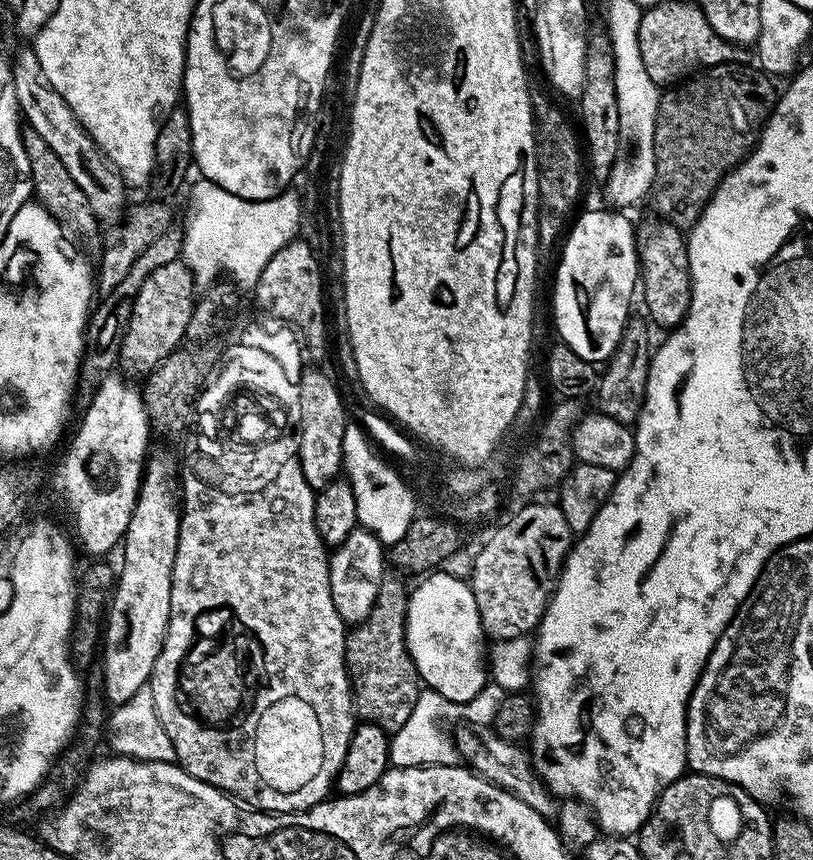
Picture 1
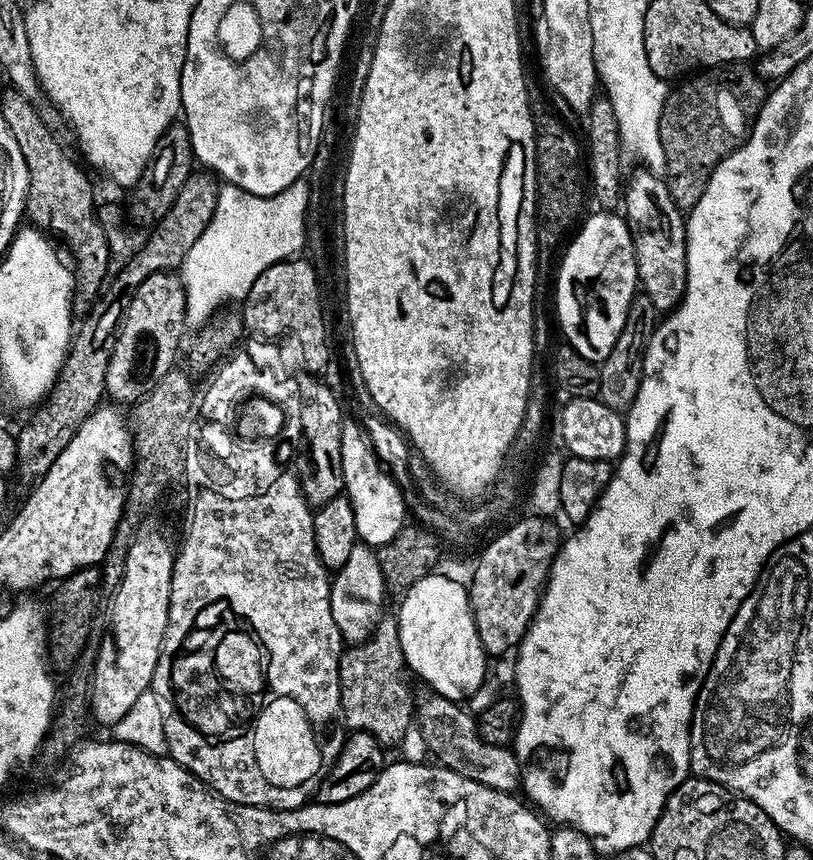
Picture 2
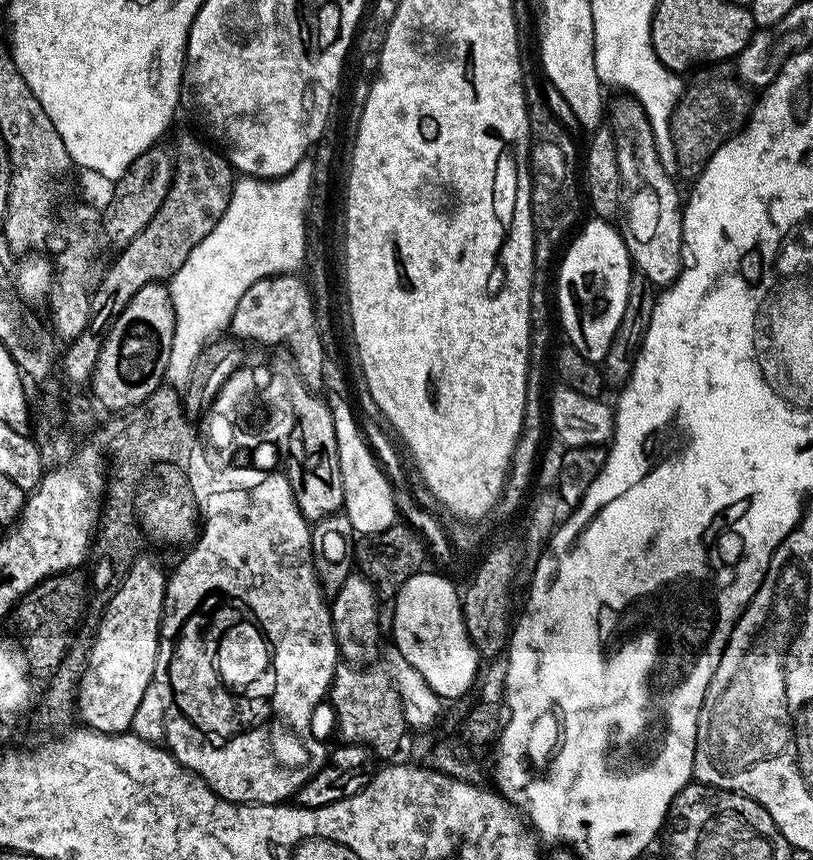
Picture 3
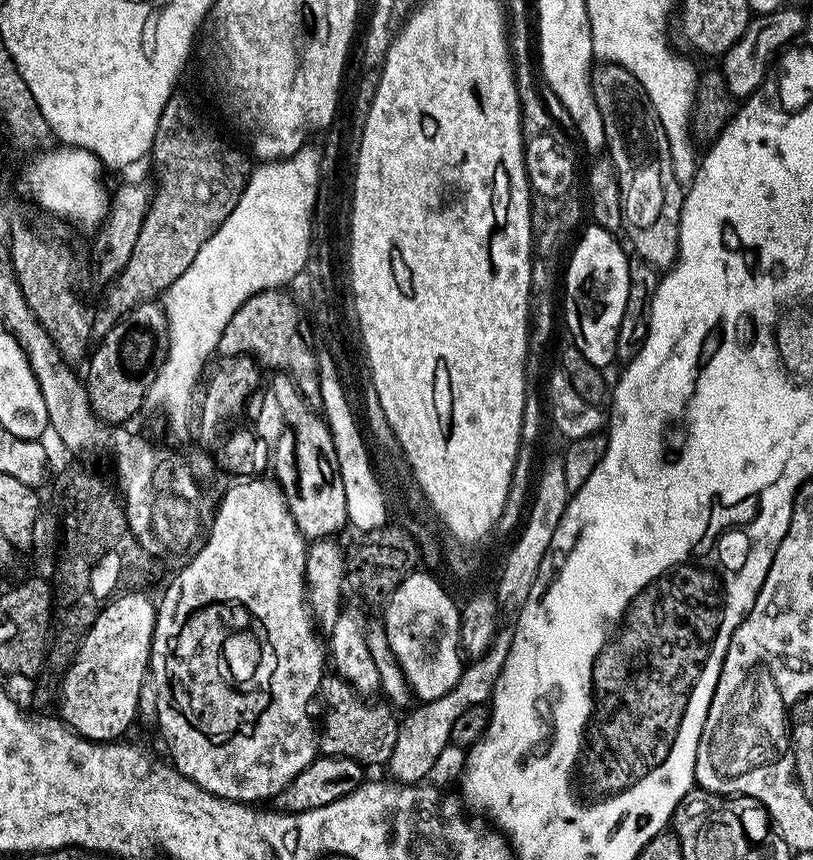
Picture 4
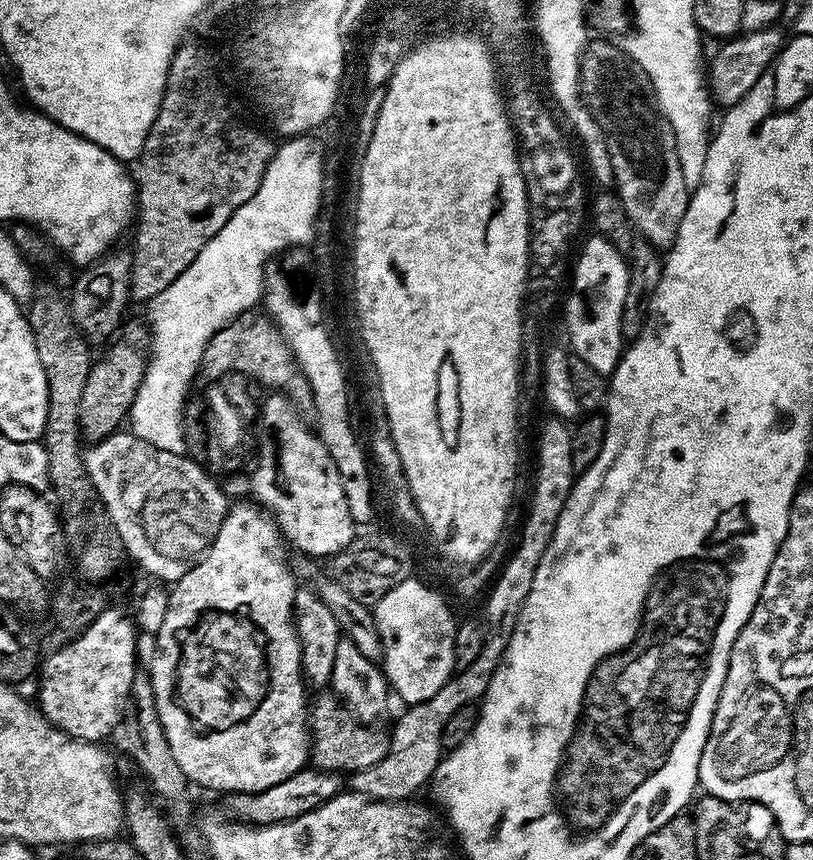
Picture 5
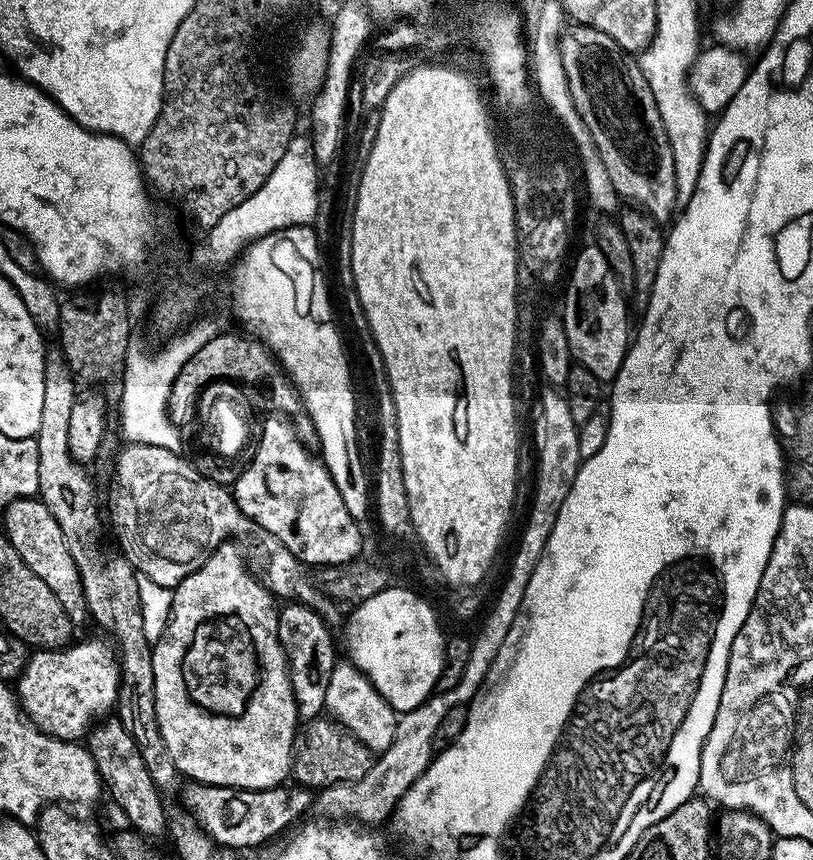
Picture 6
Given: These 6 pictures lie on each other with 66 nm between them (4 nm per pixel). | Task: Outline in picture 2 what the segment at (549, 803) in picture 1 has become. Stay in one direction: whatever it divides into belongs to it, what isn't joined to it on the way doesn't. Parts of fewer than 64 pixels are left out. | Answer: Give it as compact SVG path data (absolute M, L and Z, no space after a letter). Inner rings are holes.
M427 693L426 701L416 708L416 726L422 734L425 749L443 766L460 771L471 780L496 788L499 792L513 793L520 785L520 763L509 747L494 746L478 734L476 716L457 701L436 693Z

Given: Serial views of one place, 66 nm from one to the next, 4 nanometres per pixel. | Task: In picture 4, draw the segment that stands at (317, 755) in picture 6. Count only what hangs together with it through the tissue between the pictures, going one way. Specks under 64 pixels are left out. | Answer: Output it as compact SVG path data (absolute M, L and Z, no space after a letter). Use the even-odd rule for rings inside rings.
M325 674L320 679L319 699L324 699L324 729L318 732L318 748L325 756L354 758L360 764L387 765L398 742L398 716L387 703L371 704L341 676Z

